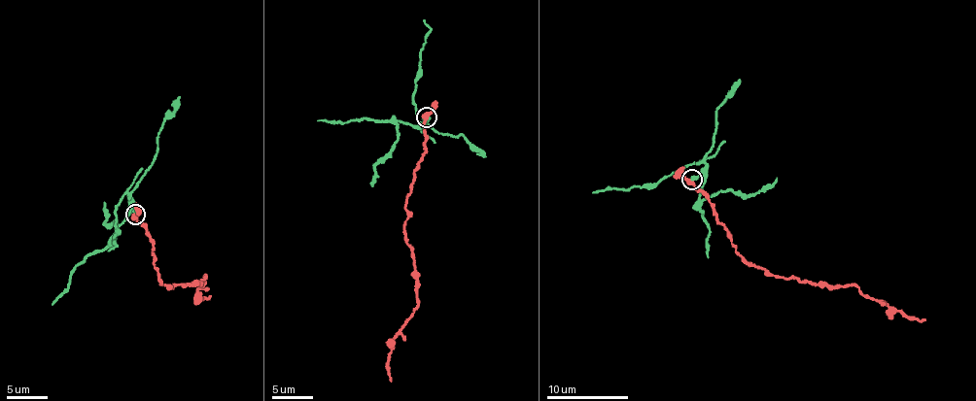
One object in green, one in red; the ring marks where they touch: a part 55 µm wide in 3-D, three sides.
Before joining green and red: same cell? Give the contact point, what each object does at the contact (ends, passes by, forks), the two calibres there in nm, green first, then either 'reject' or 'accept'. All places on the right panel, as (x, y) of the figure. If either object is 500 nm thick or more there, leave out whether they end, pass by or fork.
at (691, 180); green ends there; red passes by; 360 nm thick on the green side, 400 nm on the other; reject

